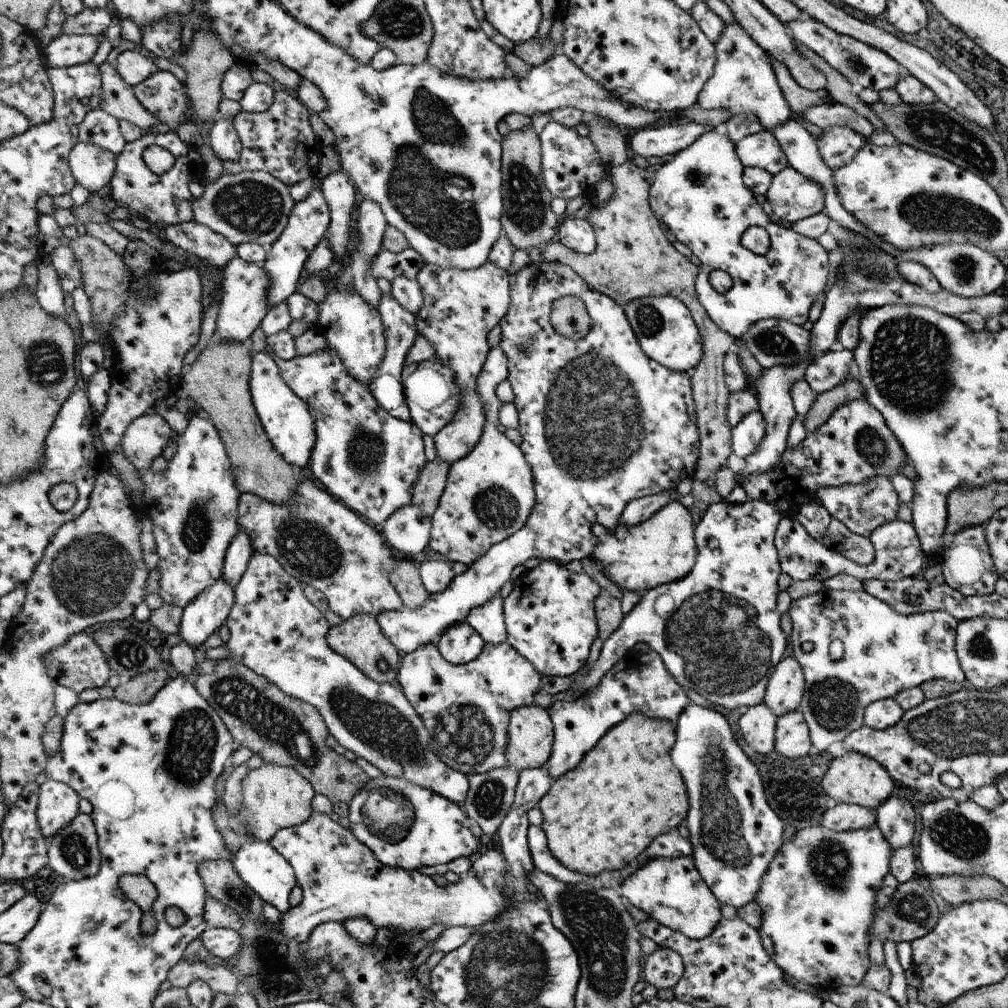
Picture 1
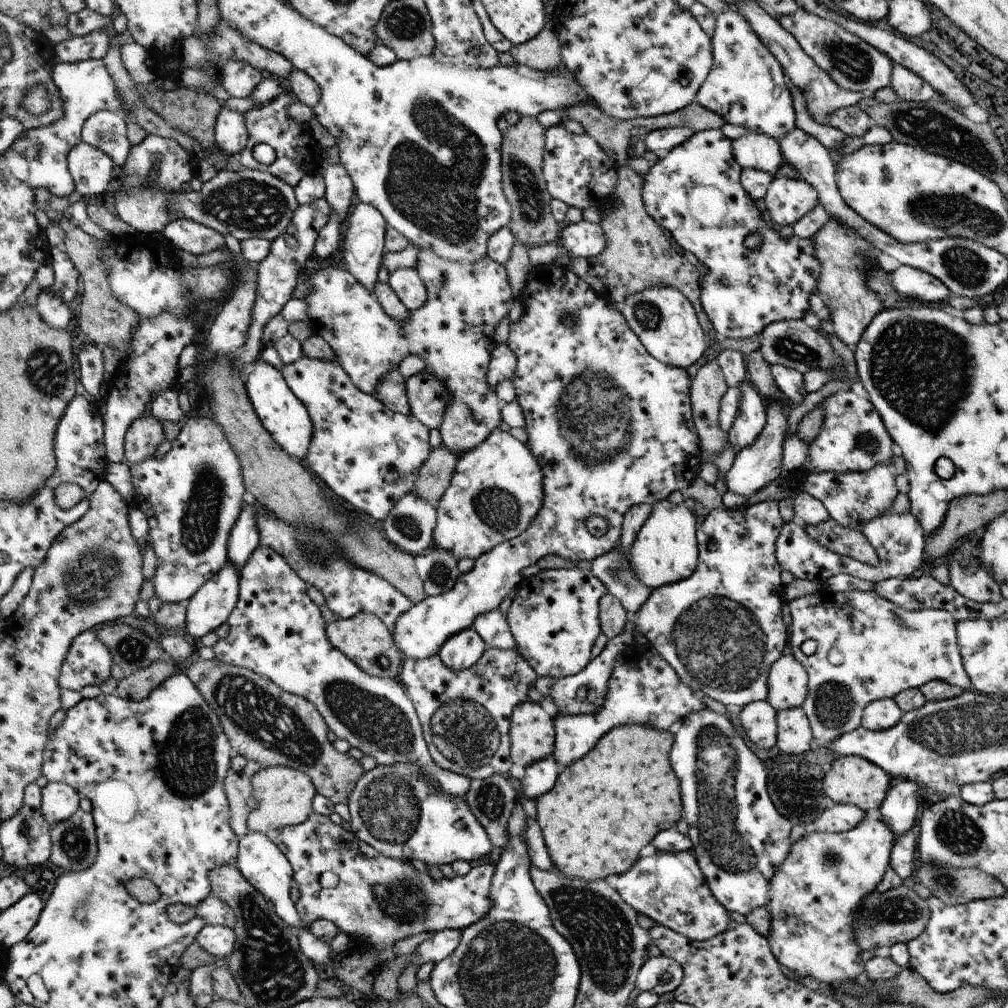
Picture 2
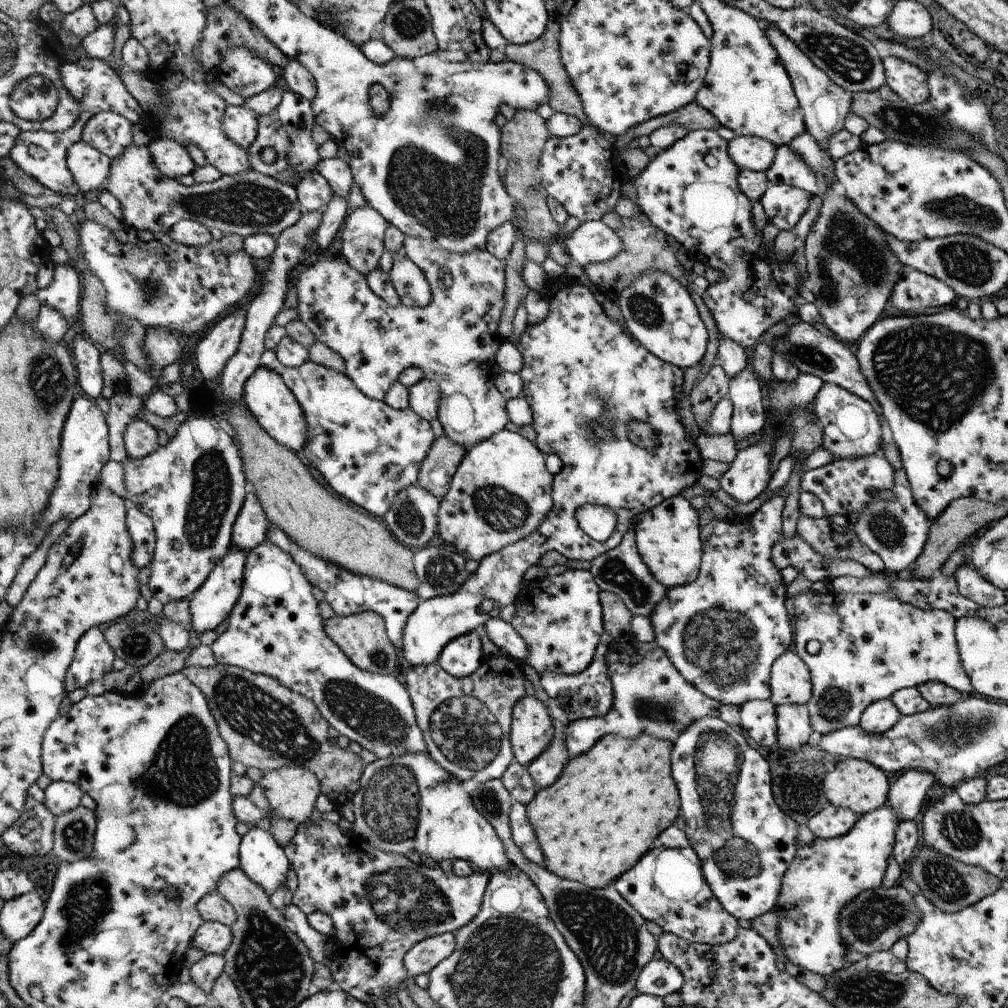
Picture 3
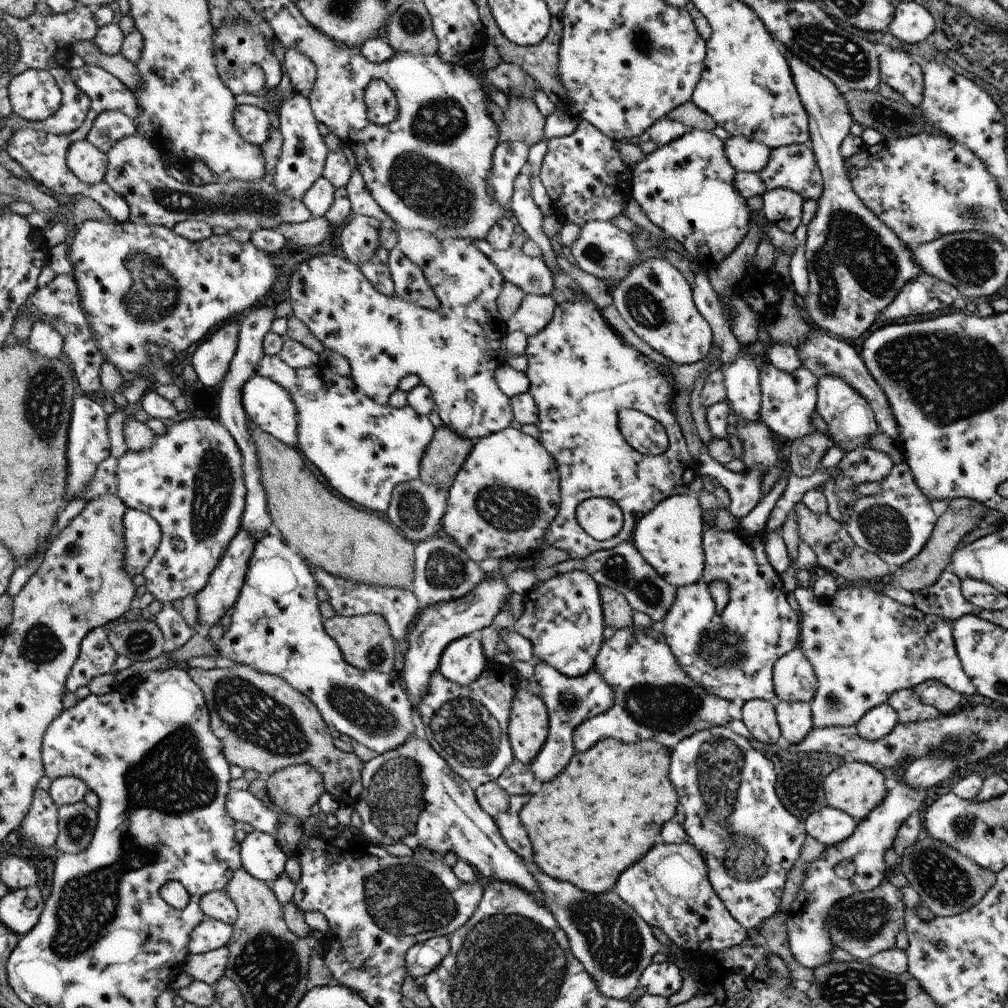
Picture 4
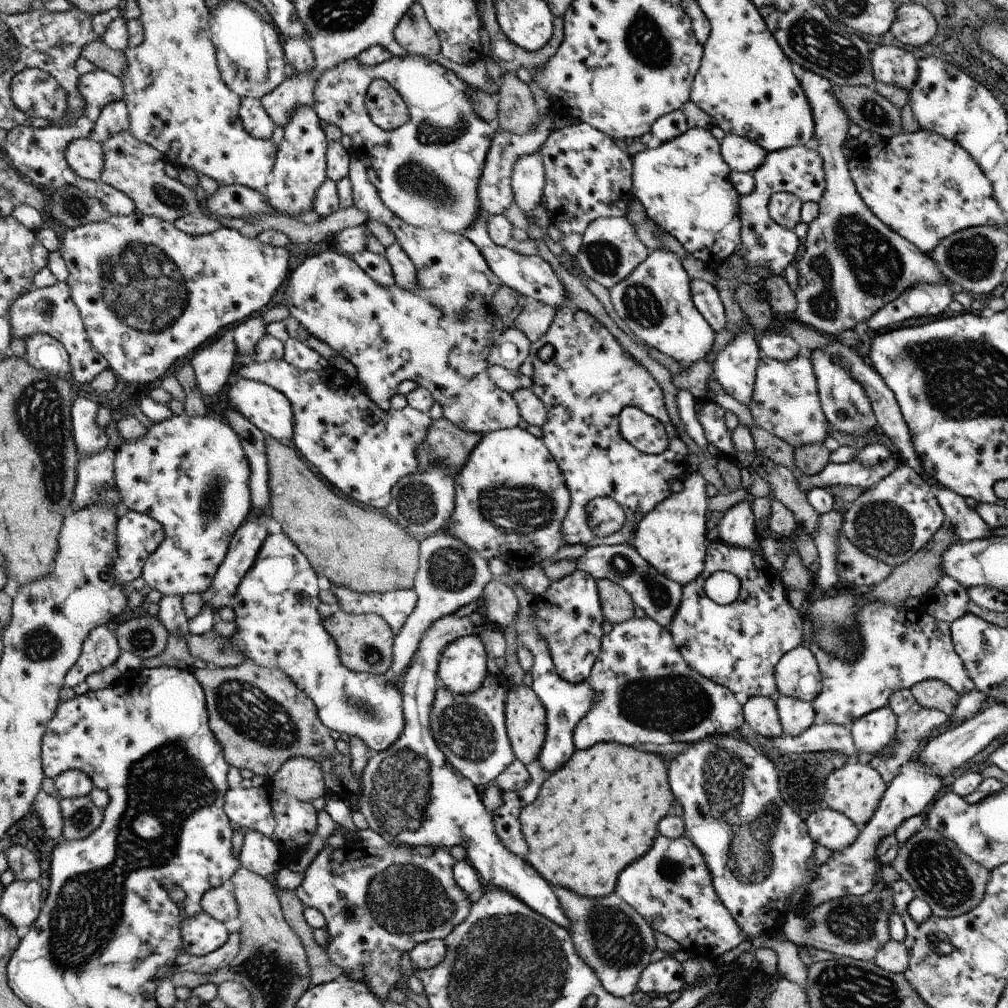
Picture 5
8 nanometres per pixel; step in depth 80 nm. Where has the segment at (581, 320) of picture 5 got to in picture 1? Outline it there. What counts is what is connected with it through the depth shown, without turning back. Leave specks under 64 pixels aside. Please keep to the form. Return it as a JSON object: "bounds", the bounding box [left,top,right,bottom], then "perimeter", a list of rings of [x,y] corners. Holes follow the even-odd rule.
{"bounds":[376,261,701,653],"perimeter":[[[532,261],[524,268],[521,268],[513,278],[510,278],[509,287],[510,304],[506,314],[500,318],[496,332],[500,332],[501,334],[499,347],[508,359],[507,379],[512,385],[514,393],[513,403],[516,405],[519,414],[517,429],[518,432],[521,432],[522,437],[520,447],[522,452],[525,453],[525,459],[529,461],[529,465],[533,469],[533,479],[536,484],[537,493],[536,506],[534,506],[528,522],[526,522],[520,531],[516,531],[512,536],[490,547],[488,553],[481,556],[476,563],[471,564],[465,572],[456,576],[444,592],[430,596],[430,600],[426,602],[424,607],[413,611],[404,608],[402,611],[382,611],[380,614],[377,614],[376,619],[378,624],[381,625],[381,629],[389,637],[390,641],[393,641],[398,648],[402,649],[403,653],[414,652],[430,642],[436,643],[441,634],[448,627],[451,627],[451,624],[465,621],[465,616],[473,608],[483,605],[494,595],[497,595],[502,585],[511,580],[510,574],[512,569],[516,568],[518,564],[524,564],[529,558],[545,557],[564,565],[572,562],[572,560],[590,558],[593,554],[593,548],[597,545],[596,537],[592,531],[594,523],[600,522],[612,532],[620,520],[622,520],[621,516],[630,502],[634,499],[655,495],[662,491],[676,490],[682,480],[694,476],[694,468],[697,468],[697,464],[700,462],[701,438],[698,438],[698,420],[696,418],[697,412],[693,396],[692,378],[688,373],[667,369],[665,366],[652,360],[649,356],[646,356],[622,305],[619,305],[613,297],[609,297],[606,293],[601,293],[598,289],[590,286],[581,276],[578,276],[577,272],[574,272],[573,268],[556,261]],[[566,295],[579,296],[585,302],[592,321],[590,332],[584,338],[577,341],[564,338],[564,336],[558,334],[550,322],[552,302]]]}

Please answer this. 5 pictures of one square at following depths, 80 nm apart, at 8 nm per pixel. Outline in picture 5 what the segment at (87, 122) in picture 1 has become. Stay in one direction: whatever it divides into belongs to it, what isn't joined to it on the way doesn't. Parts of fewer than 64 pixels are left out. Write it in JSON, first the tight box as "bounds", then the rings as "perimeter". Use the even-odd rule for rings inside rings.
{"bounds":[88,101,131,145],"perimeter":[[[114,101],[107,104],[100,111],[88,138],[103,145],[117,133],[129,132],[130,129],[131,122],[128,106],[124,101]]]}

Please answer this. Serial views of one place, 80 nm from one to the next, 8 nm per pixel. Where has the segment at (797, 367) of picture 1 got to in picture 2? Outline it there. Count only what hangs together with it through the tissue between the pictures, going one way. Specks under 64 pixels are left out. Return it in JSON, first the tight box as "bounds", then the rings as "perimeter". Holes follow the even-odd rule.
{"bounds":[725,399,788,497],"perimeter":[[[771,399],[767,409],[767,423],[764,430],[751,447],[745,448],[735,455],[733,467],[727,472],[725,481],[728,491],[736,492],[750,497],[762,488],[766,487],[772,480],[781,476],[783,461],[783,444],[788,432],[787,406],[780,399]]]}

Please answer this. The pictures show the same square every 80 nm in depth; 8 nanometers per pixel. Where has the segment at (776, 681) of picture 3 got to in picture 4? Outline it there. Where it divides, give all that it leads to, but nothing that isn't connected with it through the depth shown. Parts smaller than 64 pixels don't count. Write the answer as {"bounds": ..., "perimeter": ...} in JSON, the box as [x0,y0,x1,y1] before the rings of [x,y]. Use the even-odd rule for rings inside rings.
{"bounds":[774,646,818,702],"perimeter":[[[798,646],[774,663],[774,702],[810,702],[817,692],[818,682],[813,665]]]}

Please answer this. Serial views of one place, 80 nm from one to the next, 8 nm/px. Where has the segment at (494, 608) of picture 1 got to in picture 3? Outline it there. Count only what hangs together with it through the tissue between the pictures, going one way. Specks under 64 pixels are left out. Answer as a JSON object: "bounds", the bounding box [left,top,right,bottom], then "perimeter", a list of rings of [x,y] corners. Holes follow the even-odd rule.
{"bounds":[484,617,527,660],"perimeter":[[[496,617],[484,624],[484,630],[486,630],[486,636],[498,646],[501,655],[514,658],[514,660],[527,660],[526,642],[508,622]]]}

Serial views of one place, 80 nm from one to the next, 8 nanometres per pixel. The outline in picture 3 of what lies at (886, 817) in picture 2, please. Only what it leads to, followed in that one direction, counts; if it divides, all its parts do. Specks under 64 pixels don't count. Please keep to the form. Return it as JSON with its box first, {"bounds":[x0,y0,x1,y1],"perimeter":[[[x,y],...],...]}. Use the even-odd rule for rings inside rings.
{"bounds":[887,770,936,823],"perimeter":[[[908,770],[896,777],[887,801],[900,823],[916,820],[926,799],[926,791],[936,783],[936,776],[920,770]]]}

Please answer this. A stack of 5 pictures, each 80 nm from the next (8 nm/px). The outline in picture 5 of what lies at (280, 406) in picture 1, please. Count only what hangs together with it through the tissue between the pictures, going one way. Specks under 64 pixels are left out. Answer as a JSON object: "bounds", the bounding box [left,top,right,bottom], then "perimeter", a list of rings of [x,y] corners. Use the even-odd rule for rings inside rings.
{"bounds":[227,376,295,440],"perimeter":[[[234,376],[230,382],[230,389],[228,390],[227,396],[228,405],[236,409],[237,413],[248,418],[264,434],[274,437],[276,440],[293,439],[295,426],[293,405],[289,397],[282,391],[275,389],[272,385],[264,384],[262,381]]]}

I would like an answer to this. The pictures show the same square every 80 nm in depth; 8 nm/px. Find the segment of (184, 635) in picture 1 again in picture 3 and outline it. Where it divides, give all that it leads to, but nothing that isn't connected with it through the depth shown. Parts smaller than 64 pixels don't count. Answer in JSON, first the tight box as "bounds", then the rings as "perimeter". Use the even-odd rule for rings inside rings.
{"bounds":[190,546,247,634],"perimeter":[[[232,546],[201,589],[191,597],[190,614],[192,614],[194,631],[200,632],[200,634],[214,631],[233,613],[233,609],[237,607],[237,602],[241,597],[242,584],[245,583],[246,557],[247,555],[242,550]]]}

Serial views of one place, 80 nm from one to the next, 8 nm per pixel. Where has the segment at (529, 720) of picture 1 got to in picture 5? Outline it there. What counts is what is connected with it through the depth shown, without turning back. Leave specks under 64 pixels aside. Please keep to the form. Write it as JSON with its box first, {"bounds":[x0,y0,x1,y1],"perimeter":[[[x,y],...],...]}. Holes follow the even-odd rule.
{"bounds":[506,685,548,766],"perimeter":[[[515,685],[512,692],[506,698],[506,724],[512,750],[516,758],[528,766],[541,754],[542,747],[548,738],[548,713],[537,692],[527,685]]]}

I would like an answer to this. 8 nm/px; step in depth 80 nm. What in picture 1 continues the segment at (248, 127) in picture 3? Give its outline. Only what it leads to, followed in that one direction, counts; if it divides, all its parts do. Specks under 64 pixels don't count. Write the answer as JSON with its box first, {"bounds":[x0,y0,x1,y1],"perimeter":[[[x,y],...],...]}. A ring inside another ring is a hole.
{"bounds":[207,118,242,165],"perimeter":[[[217,118],[207,135],[207,143],[222,162],[234,162],[238,165],[242,143],[233,127],[233,119]]]}

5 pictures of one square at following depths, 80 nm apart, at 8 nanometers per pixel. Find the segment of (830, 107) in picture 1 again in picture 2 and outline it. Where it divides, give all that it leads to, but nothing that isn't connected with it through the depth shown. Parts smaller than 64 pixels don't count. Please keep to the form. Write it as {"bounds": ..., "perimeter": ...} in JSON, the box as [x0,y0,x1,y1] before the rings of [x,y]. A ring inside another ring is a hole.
{"bounds":[828,104,875,137],"perimeter":[[[858,104],[842,107],[841,110],[834,111],[828,125],[848,136],[862,137],[870,128],[875,126],[871,116],[868,116]]]}

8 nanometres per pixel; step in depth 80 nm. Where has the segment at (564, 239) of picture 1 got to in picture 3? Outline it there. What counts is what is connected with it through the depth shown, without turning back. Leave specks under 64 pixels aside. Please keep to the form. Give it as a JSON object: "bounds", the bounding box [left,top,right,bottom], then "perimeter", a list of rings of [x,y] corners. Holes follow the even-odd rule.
{"bounds":[563,220,622,268],"perimeter":[[[600,220],[582,223],[570,235],[566,235],[566,239],[563,242],[567,254],[570,255],[571,259],[578,262],[582,268],[586,267],[589,263],[603,262],[616,257],[617,253],[621,251],[621,244],[622,242],[618,239],[616,232]]]}

